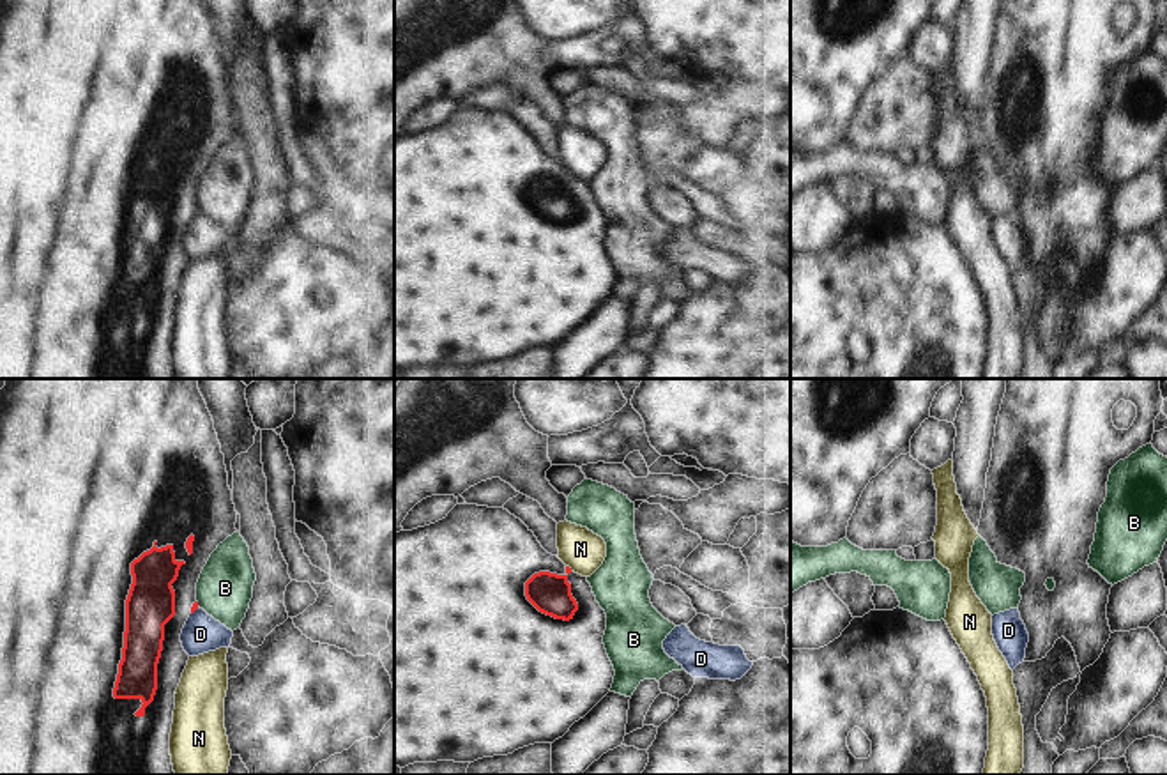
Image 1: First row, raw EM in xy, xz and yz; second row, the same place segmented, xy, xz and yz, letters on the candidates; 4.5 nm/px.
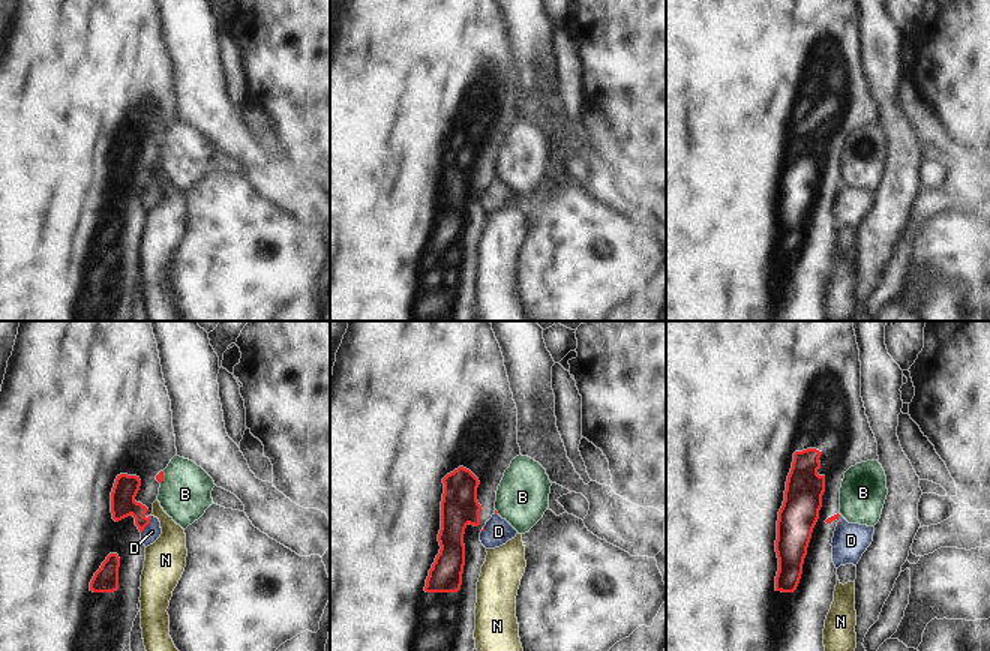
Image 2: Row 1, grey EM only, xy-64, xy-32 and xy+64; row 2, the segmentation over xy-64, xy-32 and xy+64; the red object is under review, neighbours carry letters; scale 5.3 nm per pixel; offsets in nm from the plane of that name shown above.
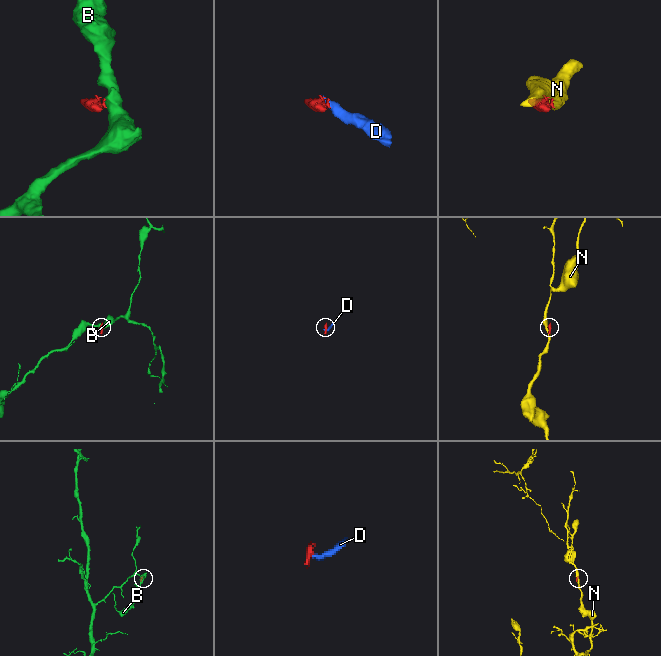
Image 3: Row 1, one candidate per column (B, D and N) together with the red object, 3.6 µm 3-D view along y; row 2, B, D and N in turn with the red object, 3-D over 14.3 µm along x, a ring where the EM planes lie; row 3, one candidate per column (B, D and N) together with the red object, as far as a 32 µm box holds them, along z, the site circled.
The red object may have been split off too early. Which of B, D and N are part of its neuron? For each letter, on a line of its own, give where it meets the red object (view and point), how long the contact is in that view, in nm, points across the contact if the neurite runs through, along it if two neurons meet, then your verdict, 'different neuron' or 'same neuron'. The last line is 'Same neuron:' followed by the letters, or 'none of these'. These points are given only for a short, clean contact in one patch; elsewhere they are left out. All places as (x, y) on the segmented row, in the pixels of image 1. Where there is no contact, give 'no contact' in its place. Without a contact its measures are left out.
B: contact xy (197, 604); length 30 nm; border xy (197, 600), (198, 606); different neuron
D: contact xy (195, 609); length 50 nm; border xy (198, 607), (191, 614); different neuron
N: contact xz (570, 568); length 40 nm; border xz (566, 565), (572, 570); different neuron
Same neuron: none of these

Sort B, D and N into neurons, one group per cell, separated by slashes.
B / D / N

